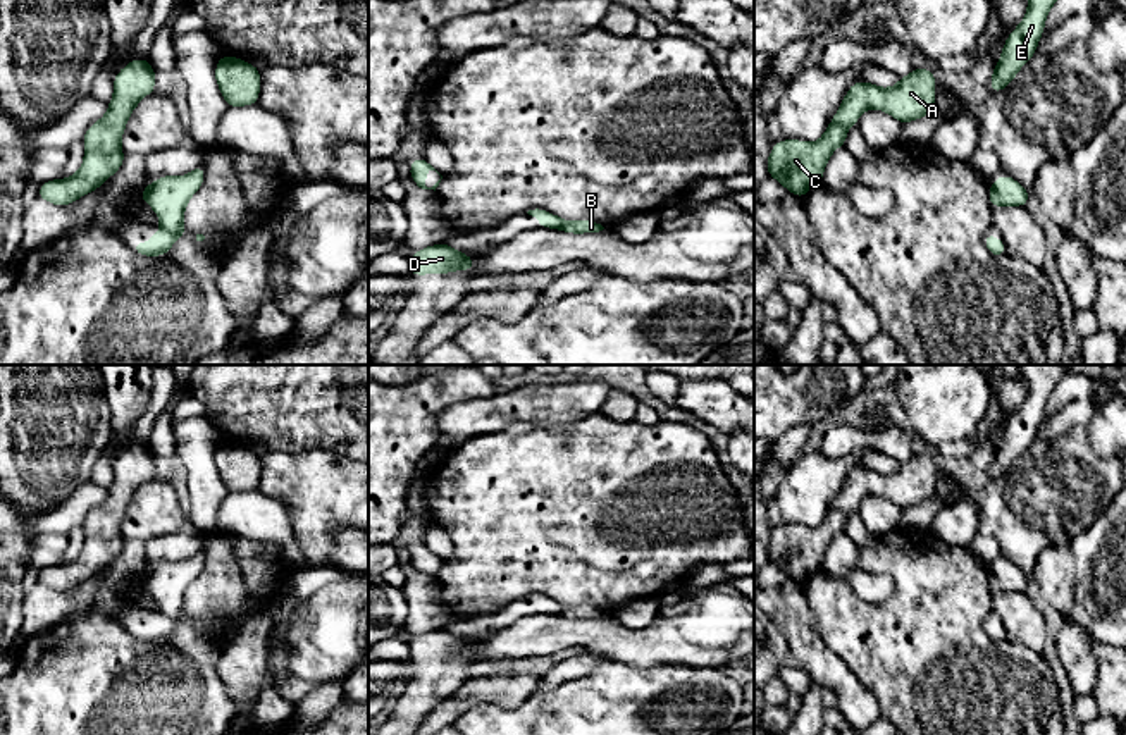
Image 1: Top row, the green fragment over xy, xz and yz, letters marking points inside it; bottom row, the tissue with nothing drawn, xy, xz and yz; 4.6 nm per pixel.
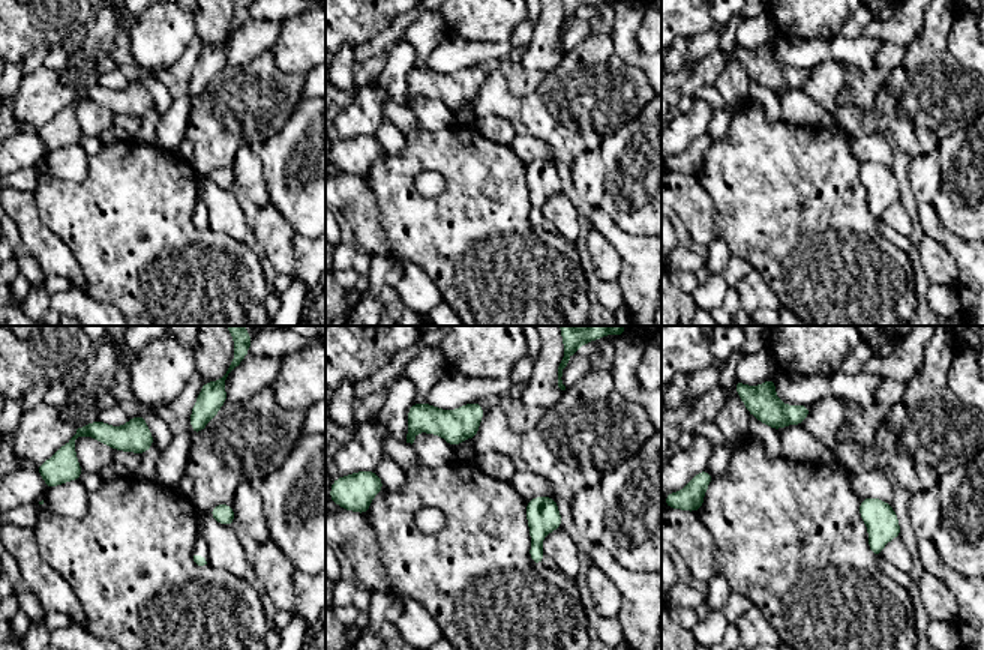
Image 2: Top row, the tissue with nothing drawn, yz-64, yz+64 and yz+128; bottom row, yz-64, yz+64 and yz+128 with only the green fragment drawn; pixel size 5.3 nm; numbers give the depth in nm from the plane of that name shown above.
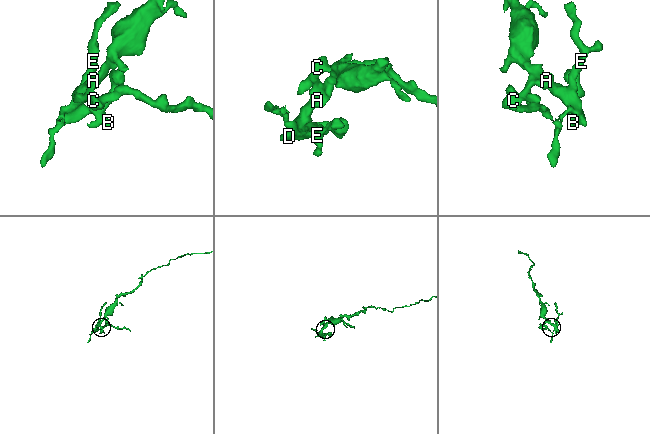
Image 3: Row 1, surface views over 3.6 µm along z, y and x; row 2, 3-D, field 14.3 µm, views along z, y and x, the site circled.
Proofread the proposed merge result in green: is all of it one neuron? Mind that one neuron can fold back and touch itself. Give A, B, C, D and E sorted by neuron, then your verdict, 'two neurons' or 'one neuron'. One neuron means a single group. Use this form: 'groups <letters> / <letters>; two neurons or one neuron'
groups A B C D E; one neuron

